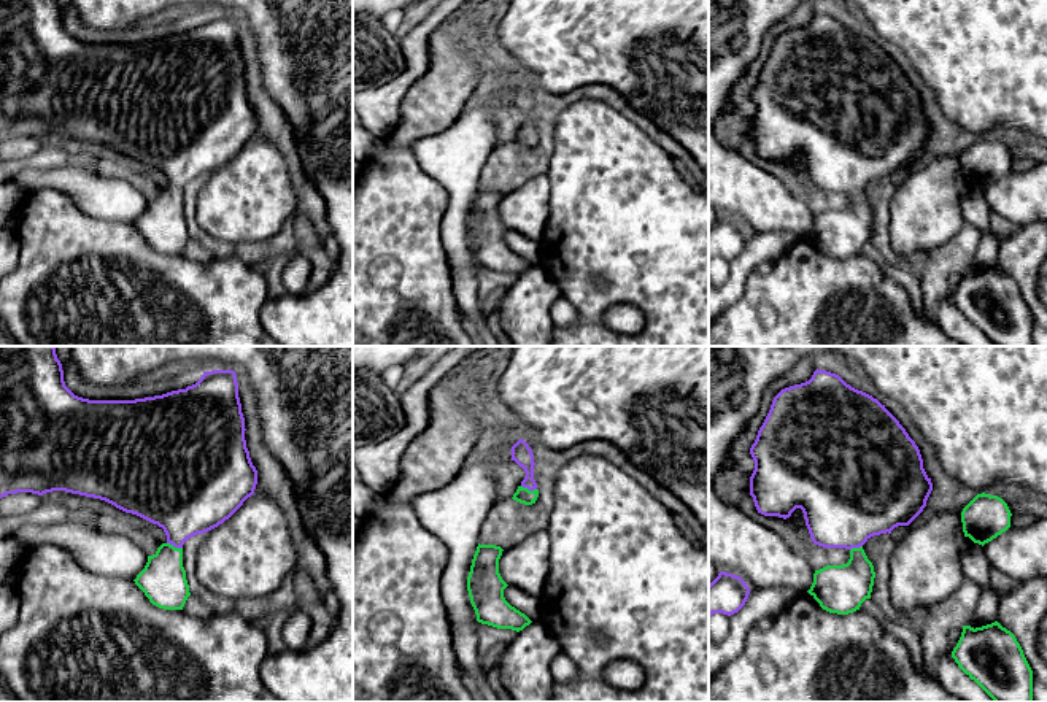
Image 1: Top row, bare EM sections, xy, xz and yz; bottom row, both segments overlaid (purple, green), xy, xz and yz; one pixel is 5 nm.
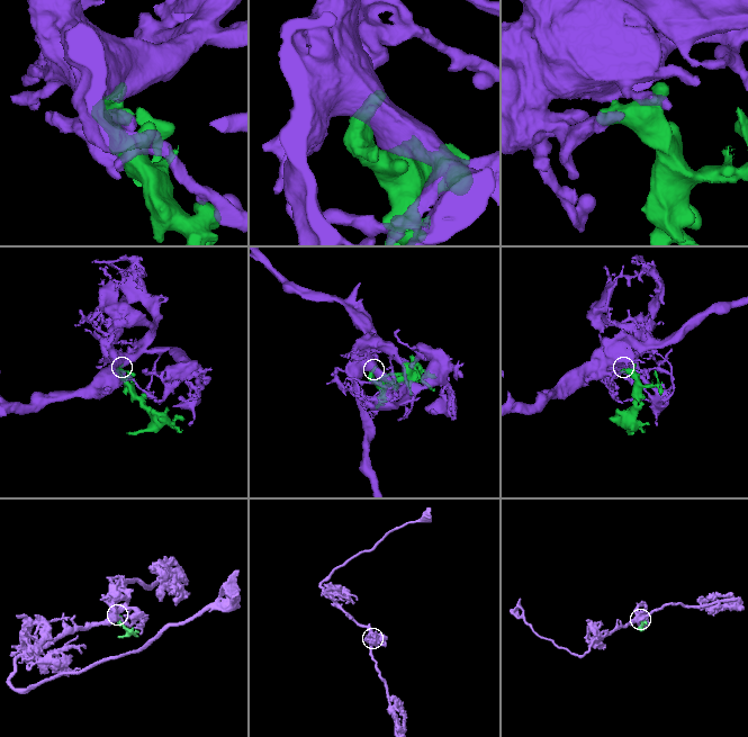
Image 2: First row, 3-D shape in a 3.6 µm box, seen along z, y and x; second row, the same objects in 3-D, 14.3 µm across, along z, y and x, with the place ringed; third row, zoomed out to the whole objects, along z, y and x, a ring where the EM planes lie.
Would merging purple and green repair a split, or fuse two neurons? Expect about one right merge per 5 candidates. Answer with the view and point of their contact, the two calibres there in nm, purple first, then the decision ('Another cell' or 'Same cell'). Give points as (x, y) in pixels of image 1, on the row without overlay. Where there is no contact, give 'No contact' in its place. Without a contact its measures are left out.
Touches purple at xy (175, 191). Thickness 380 nm (purple) against 240 nm. Same cell

